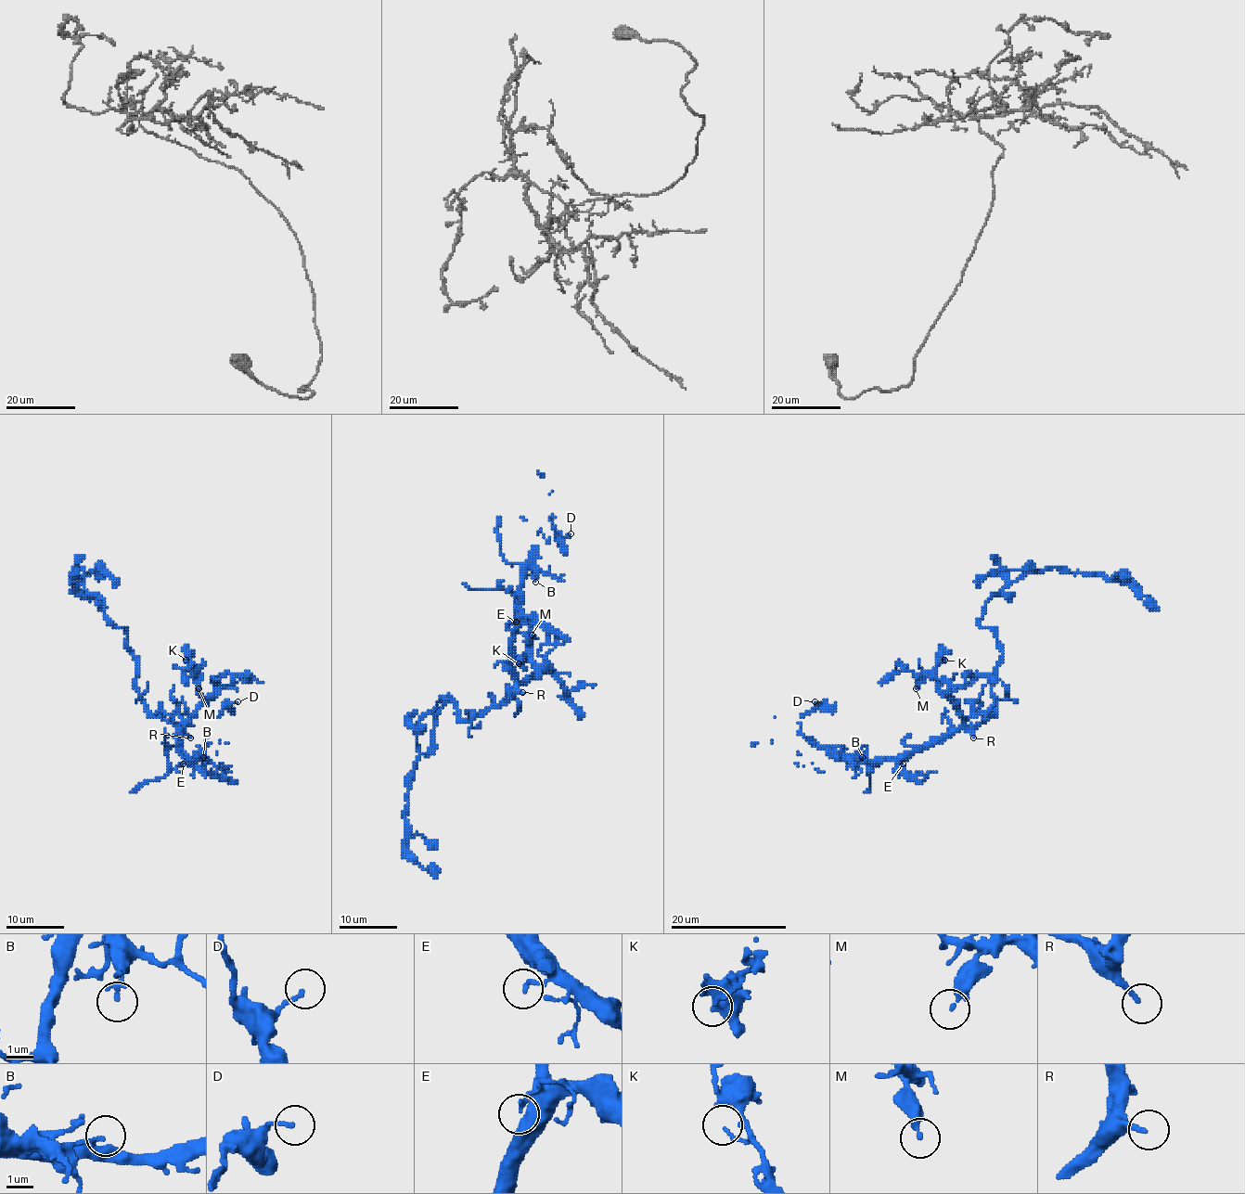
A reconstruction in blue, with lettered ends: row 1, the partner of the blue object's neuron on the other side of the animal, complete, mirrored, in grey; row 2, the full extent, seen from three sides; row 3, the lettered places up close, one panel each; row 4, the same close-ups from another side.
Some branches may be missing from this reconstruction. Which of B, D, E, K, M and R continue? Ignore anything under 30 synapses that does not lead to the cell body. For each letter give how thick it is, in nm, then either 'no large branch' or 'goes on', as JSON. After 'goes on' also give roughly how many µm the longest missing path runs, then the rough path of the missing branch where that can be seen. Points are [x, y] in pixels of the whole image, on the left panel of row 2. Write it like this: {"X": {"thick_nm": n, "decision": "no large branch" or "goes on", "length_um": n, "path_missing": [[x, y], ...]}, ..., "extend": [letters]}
{"B": {"thick_nm": 170, "decision": "no large branch"}, "D": {"thick_nm": 160, "decision": "no large branch"}, "E": {"thick_nm": 130, "decision": "no large branch"}, "K": {"thick_nm": 120, "decision": "no large branch"}, "M": {"thick_nm": 200, "decision": "no large branch"}, "R": {"thick_nm": 190, "decision": "goes on", "length_um": 170}, "extend": ["R"]}

